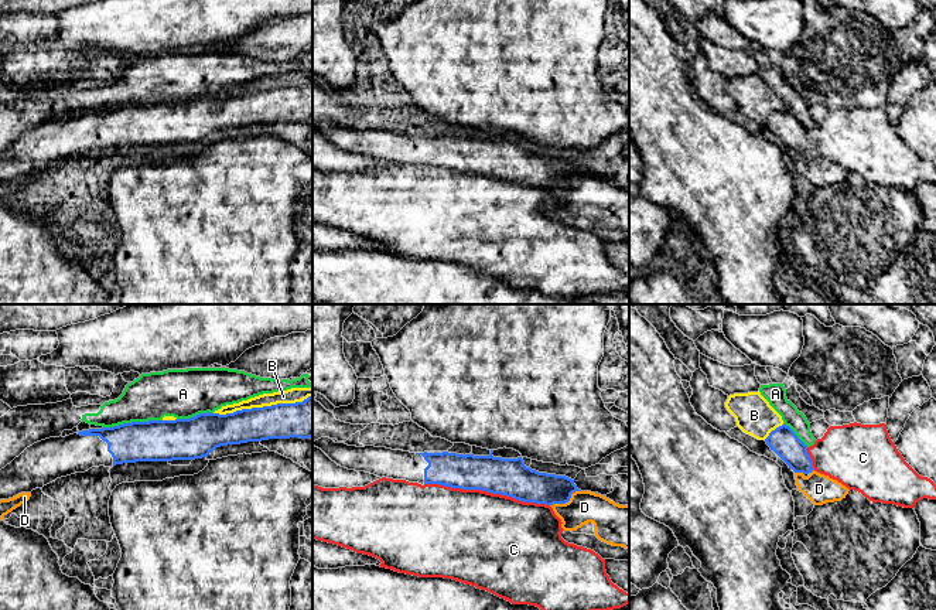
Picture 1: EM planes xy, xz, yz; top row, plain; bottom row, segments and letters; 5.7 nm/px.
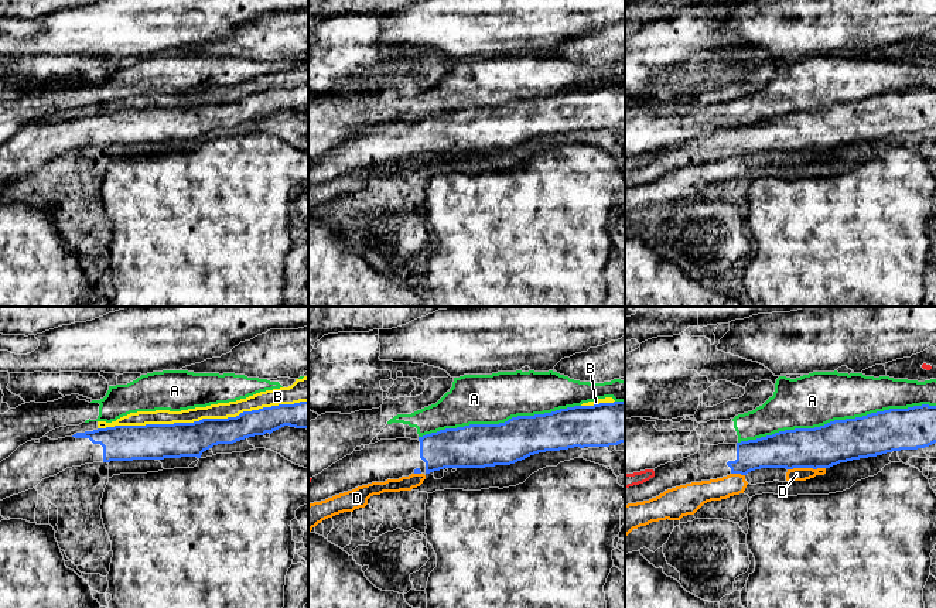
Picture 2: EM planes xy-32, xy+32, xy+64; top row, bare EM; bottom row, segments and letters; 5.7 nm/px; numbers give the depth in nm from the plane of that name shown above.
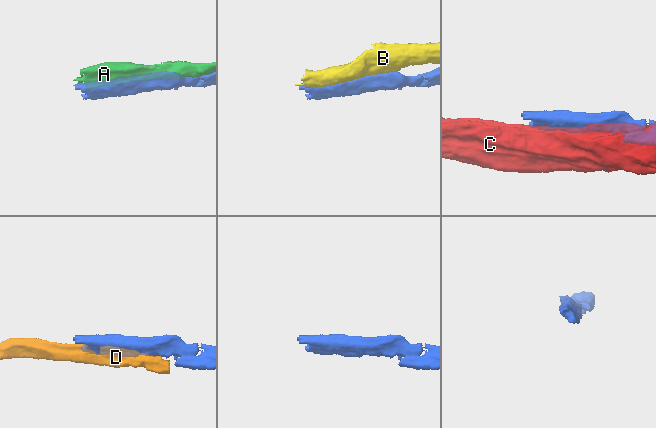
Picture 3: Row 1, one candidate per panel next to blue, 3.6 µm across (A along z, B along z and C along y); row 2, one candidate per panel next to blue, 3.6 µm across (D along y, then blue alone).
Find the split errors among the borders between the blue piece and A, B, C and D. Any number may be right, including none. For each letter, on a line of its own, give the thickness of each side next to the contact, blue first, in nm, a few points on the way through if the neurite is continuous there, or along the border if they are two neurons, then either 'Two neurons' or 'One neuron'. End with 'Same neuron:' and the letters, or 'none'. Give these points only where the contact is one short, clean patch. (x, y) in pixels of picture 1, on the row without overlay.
A: Thickness 240 nm (blue) against 260 nm. Two neurons
B: Thickness 220 nm (blue) against 90 nm. Two neurons
C: Thickness 220 nm (blue) against 500 nm. Two neurons
D: Thickness 190 nm (blue) against 180 nm. Two neurons
Same neuron: none

